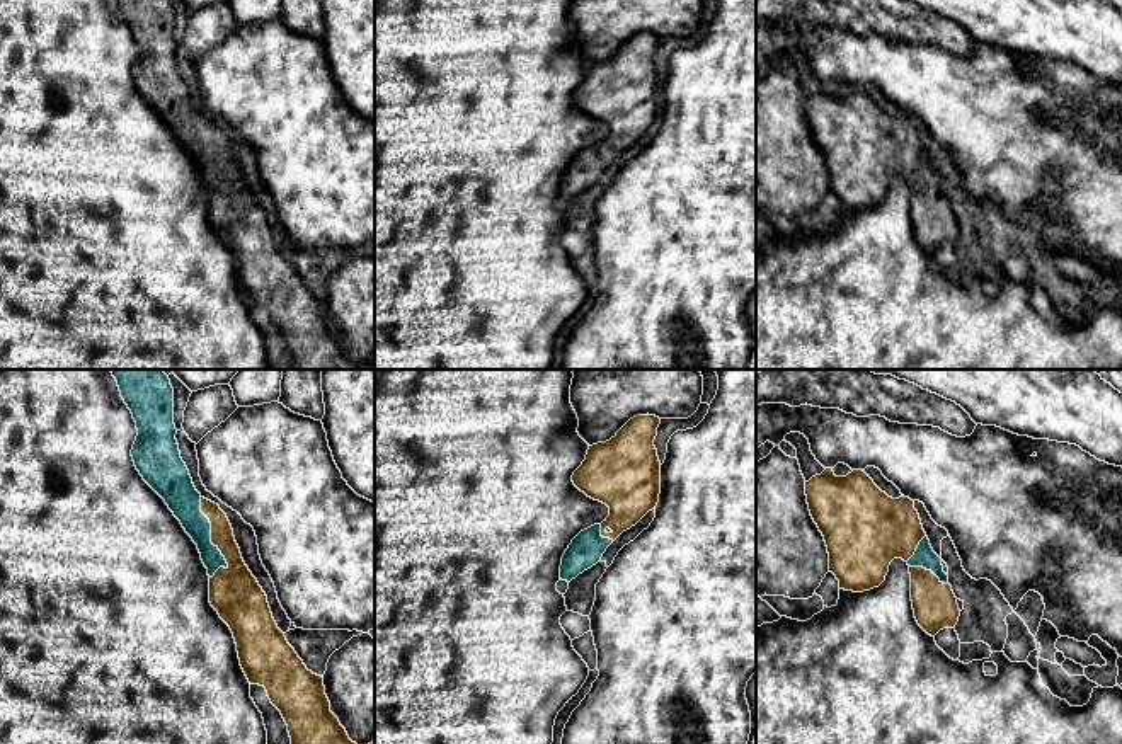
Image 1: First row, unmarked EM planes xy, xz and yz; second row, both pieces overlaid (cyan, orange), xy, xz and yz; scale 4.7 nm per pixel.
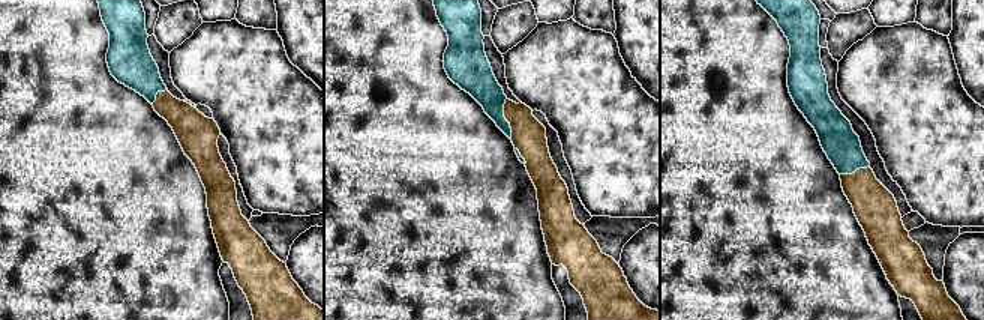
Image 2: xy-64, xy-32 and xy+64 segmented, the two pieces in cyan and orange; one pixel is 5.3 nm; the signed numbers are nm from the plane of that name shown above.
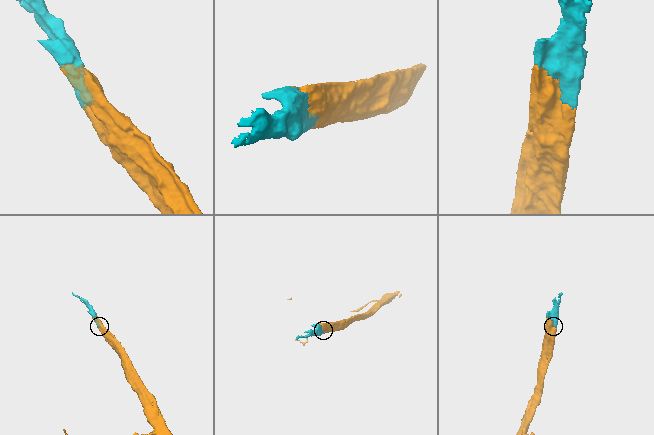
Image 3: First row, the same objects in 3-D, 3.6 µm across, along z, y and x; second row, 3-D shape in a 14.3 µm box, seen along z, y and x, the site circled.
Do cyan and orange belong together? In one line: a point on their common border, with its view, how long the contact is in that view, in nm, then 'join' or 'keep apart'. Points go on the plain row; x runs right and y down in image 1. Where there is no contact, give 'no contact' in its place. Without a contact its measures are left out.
meets cyan in xy at (210, 159); contact 380 nm long; join

